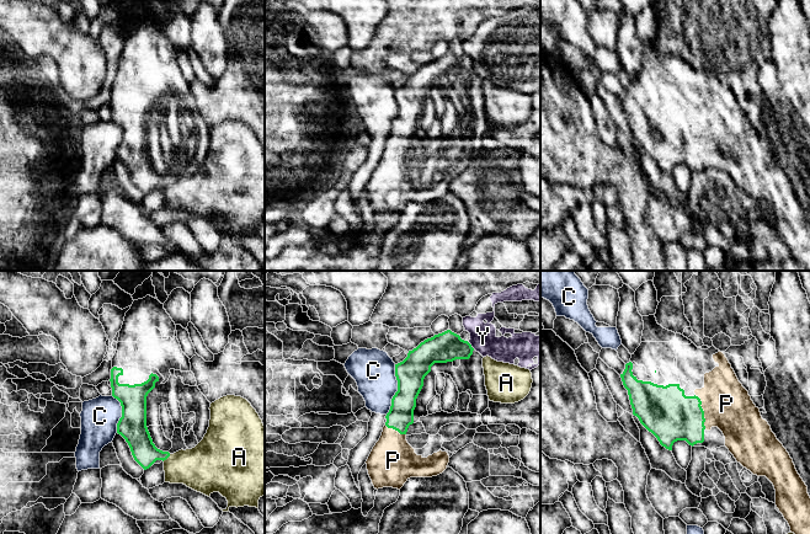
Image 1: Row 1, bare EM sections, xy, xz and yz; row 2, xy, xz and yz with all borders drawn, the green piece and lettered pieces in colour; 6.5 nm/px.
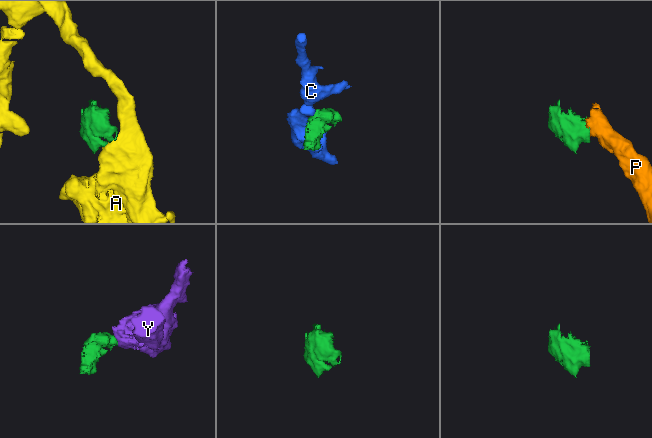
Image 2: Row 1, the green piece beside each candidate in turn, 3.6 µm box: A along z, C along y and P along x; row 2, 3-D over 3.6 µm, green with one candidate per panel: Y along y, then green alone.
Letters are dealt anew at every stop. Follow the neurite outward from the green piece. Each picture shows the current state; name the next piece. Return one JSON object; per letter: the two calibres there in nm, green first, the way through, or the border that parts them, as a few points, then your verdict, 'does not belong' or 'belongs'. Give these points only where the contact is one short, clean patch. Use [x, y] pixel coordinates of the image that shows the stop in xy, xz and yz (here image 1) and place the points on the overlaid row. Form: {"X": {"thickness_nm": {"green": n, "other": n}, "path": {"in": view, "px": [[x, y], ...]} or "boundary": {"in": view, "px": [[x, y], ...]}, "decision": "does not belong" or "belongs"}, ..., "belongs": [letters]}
{"A": {"thickness_nm": {"green": 160, "other": 300}, "boundary": {"in": "xy", "px": [[170, 454], [163, 460]]}, "decision": "does not belong"}, "C": {"thickness_nm": {"green": 190, "other": 280}, "decision": "does not belong"}, "P": {"thickness_nm": {"green": 340, "other": 320}, "decision": "belongs"}, "Y": {"thickness_nm": {"green": 190, "other": 180}, "boundary": {"in": "xz", "px": [[468, 342], [474, 348]]}, "decision": "does not belong"}, "belongs": ["P"]}

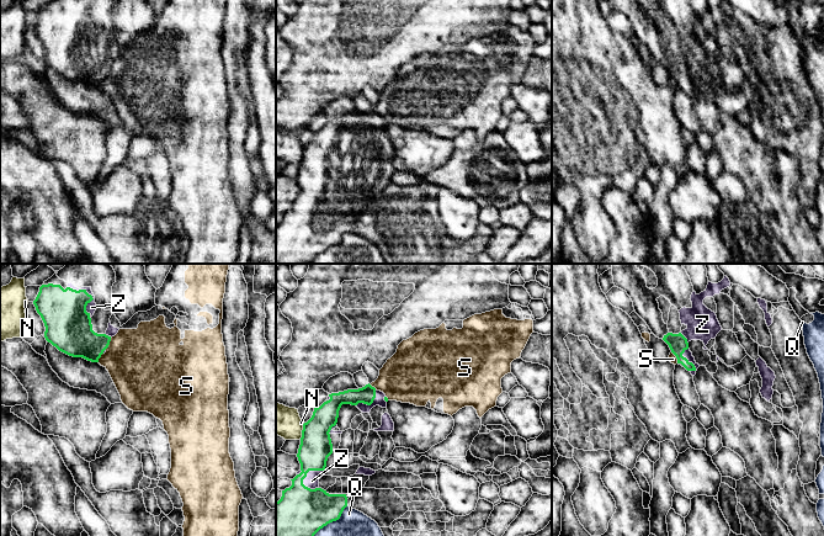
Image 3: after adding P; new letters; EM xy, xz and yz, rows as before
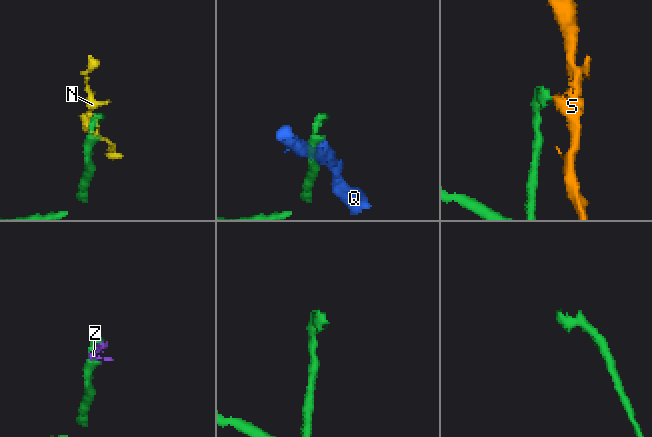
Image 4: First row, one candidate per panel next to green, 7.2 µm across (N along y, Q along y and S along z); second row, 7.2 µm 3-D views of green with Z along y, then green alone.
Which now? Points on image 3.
{"N": {"thickness_nm": {"green": 220, "other": 200}, "decision": "does not belong"}, "Q": {"thickness_nm": {"green": 320, "other": 180}, "decision": "does not belong"}, "S": {"thickness_nm": {"green": 260, "other": 460}, "boundary": {"in": "xy", "px": [[111, 338], [105, 349]]}, "decision": "does not belong"}, "Z": {"thickness_nm": {"green": 300, "other": 60}, "decision": "belongs"}, "belongs": ["Z"]}

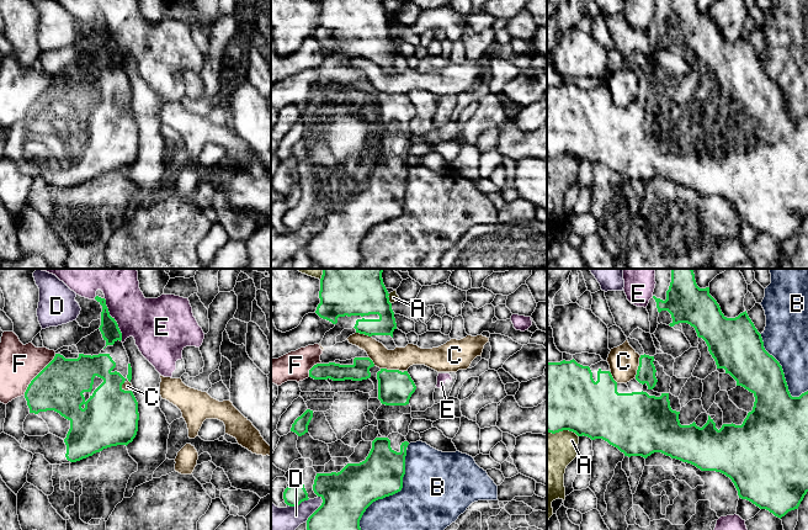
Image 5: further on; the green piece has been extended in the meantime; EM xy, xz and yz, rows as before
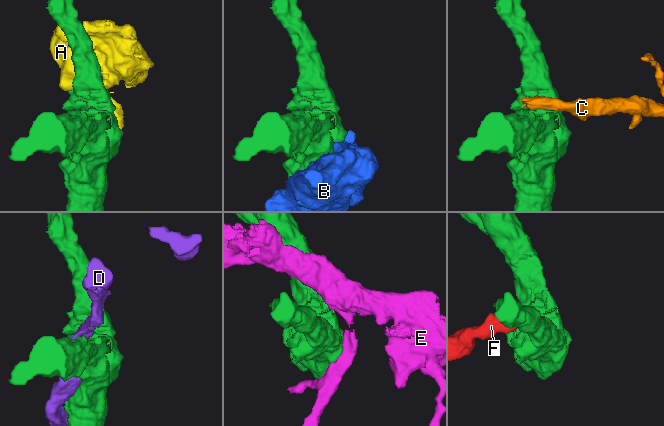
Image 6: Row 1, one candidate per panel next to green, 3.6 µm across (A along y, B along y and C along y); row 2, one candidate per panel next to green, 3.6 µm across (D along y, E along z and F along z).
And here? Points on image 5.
{"A": {"thickness_nm": {"green": 400, "other": 60}, "decision": "does not belong"}, "B": {"thickness_nm": {"green": 300, "other": 400}, "decision": "does not belong"}, "C": {"thickness_nm": {"green": 130, "other": 200}, "boundary": {"in": "yz", "px": [[641, 355], [634, 377]]}, "decision": "does not belong"}, "D": {"thickness_nm": {"green": 320, "other": 150}, "decision": "does not belong"}, "E": {"thickness_nm": {"green": 120, "other": 320}, "decision": "does not belong"}, "F": {"thickness_nm": {"green": 320, "other": 260}, "boundary": {"in": "xy", "px": [[56, 354], [31, 381], [24, 395]]}, "decision": "does not belong"}, "belongs": []}

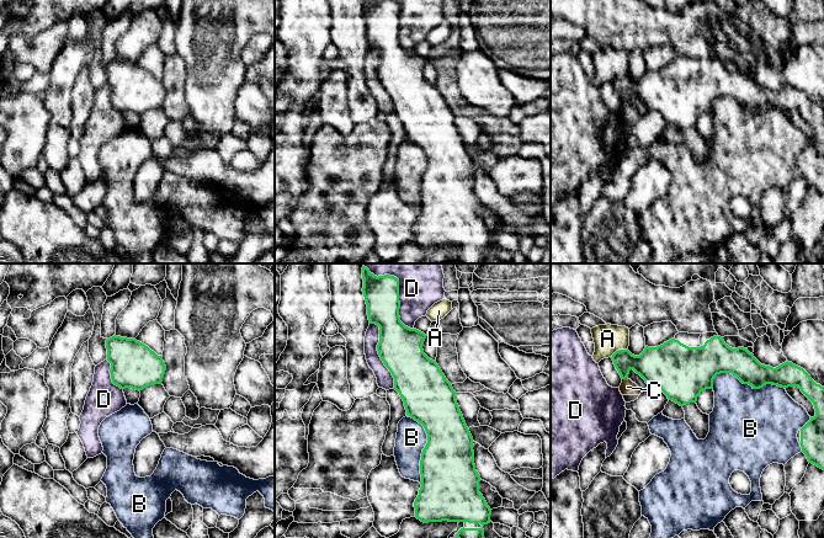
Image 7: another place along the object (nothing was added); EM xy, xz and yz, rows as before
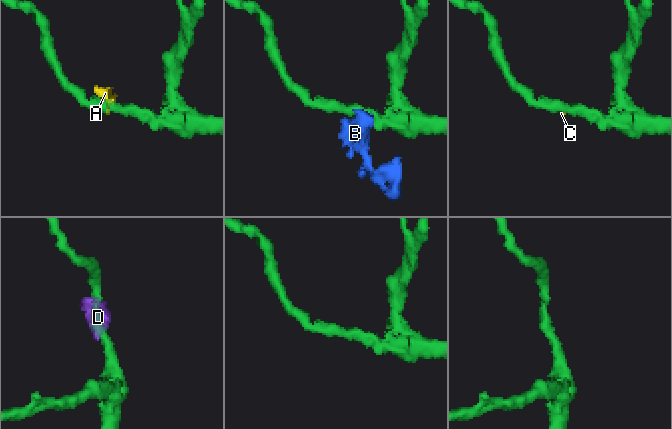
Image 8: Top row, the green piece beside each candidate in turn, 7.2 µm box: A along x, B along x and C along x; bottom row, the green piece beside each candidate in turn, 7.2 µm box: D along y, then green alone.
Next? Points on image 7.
{"A": {"thickness_nm": {"green": 220, "other": 190}, "decision": "does not belong"}, "B": {"thickness_nm": {"green": 190, "other": 440}, "decision": "does not belong"}, "C": {"thickness_nm": {"green": 260, "other": 100}, "boundary": {"in": "yz", "px": [[627, 377], [622, 379]]}, "decision": "does not belong"}, "D": {"thickness_nm": {"green": 220, "other": 320}, "decision": "does not belong"}, "belongs": []}

